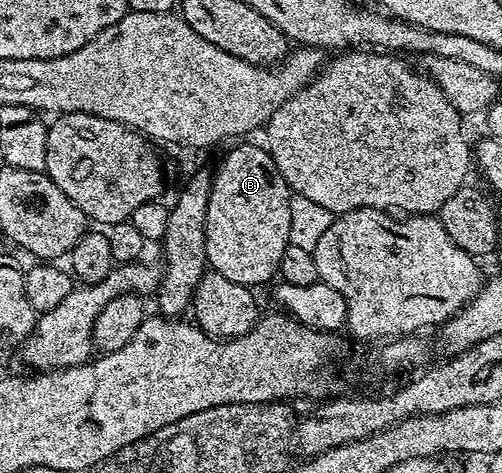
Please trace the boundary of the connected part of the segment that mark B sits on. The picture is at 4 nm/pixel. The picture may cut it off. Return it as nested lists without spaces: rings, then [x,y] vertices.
[[[241,141],[233,145],[238,147],[231,148],[222,157],[217,171],[212,172],[211,197],[207,201],[205,258],[208,266],[214,271],[223,273],[227,281],[235,281],[235,285],[257,289],[260,283],[274,282],[279,272],[279,261],[283,261],[283,249],[287,249],[290,245],[293,195],[287,181],[283,181],[283,173],[275,169],[275,161],[269,156],[268,150],[264,146],[256,147],[253,143],[245,142],[249,141]]]

